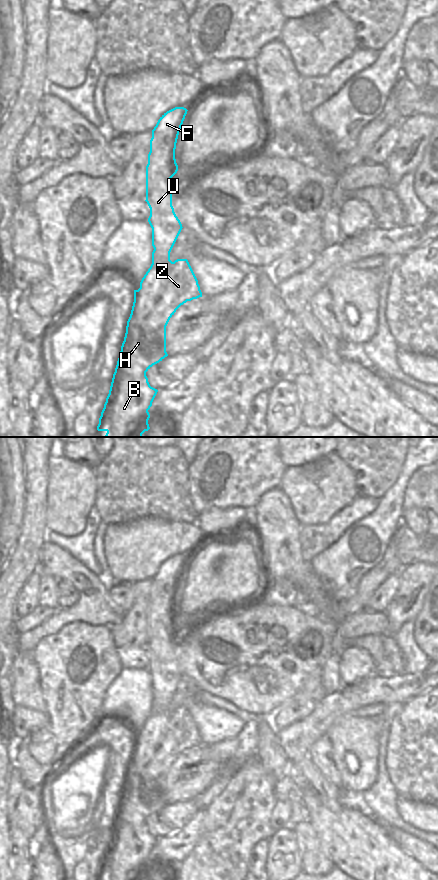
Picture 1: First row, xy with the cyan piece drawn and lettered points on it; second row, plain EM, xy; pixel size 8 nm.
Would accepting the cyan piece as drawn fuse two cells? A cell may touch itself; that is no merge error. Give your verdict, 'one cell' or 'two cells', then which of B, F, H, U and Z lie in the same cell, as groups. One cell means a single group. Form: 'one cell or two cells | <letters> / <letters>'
two cells | B H Z / F U

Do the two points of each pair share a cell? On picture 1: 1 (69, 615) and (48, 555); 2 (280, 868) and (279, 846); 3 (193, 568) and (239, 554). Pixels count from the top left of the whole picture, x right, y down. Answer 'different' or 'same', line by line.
1: same
2: same
3: same

